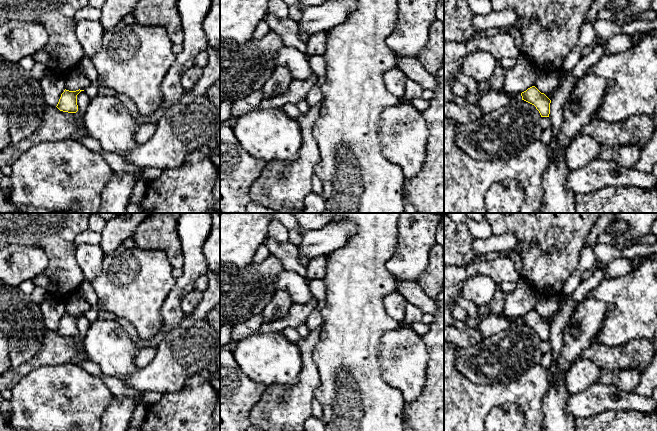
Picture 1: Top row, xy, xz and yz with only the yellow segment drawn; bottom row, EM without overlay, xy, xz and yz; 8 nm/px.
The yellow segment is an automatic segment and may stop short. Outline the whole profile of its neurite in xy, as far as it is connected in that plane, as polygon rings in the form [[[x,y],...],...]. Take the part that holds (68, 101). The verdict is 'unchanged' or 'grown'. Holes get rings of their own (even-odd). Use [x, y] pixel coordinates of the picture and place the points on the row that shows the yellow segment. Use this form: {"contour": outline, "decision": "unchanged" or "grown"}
{"contour": [[[65,89],[64,92],[61,94],[61,97],[56,107],[63,112],[76,113],[78,111],[77,95],[81,91],[84,90],[79,89],[76,91],[69,91]]], "decision": "unchanged"}

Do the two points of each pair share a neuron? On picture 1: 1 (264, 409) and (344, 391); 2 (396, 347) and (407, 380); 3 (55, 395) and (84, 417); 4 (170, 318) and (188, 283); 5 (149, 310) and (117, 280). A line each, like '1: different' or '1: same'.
1: different
2: same
3: same
4: same
5: same

